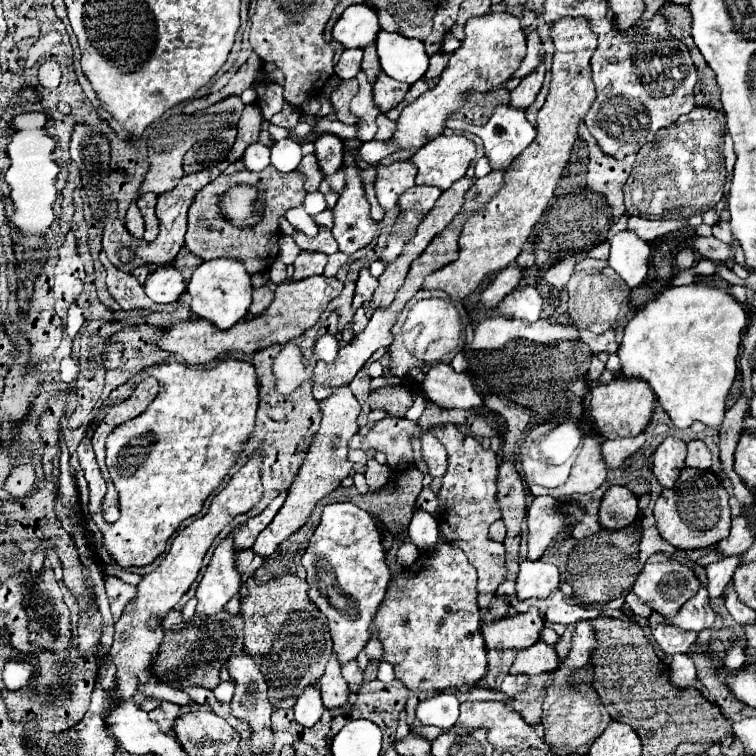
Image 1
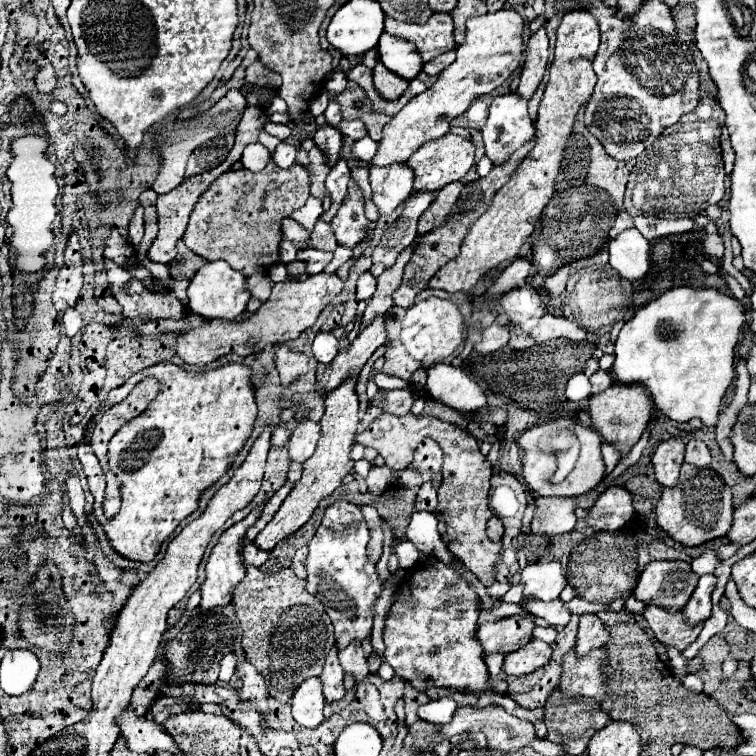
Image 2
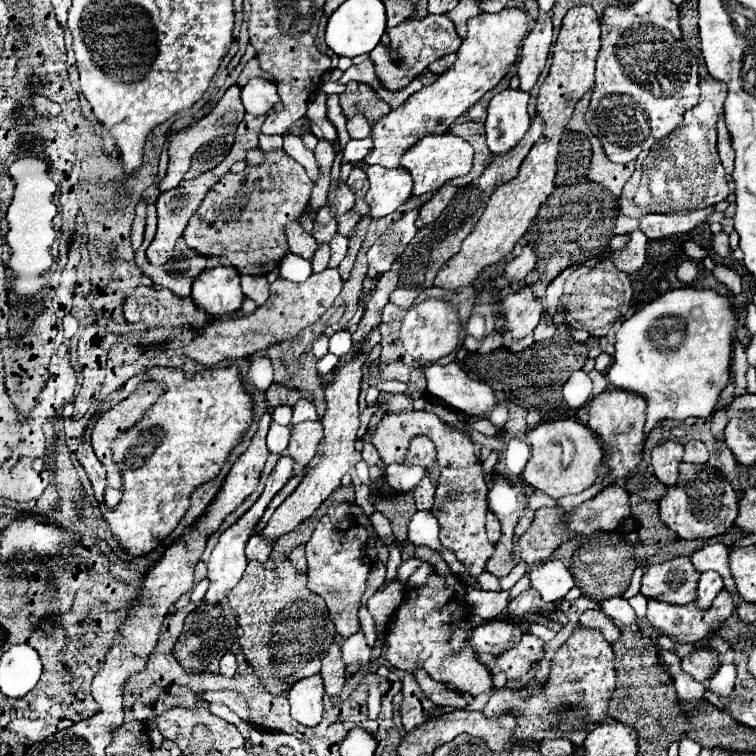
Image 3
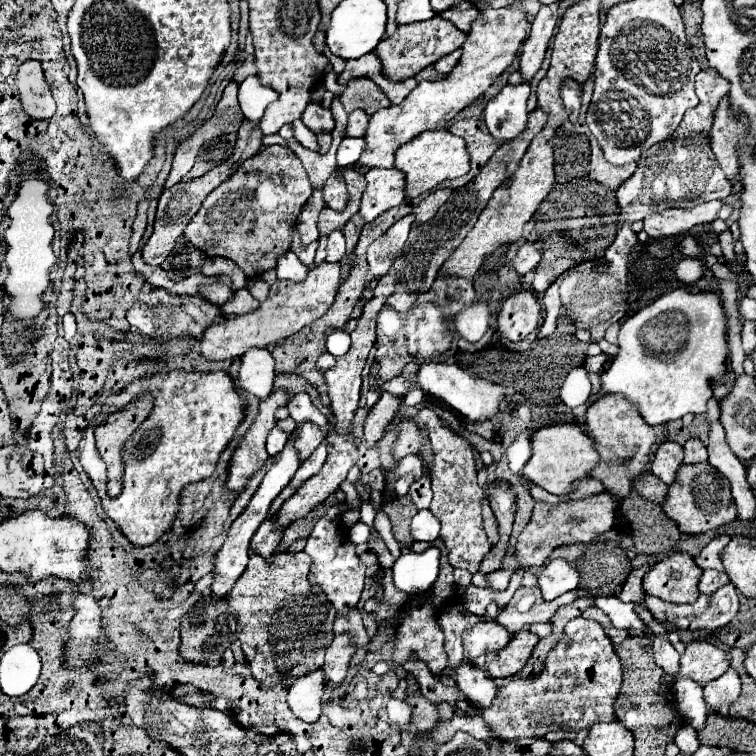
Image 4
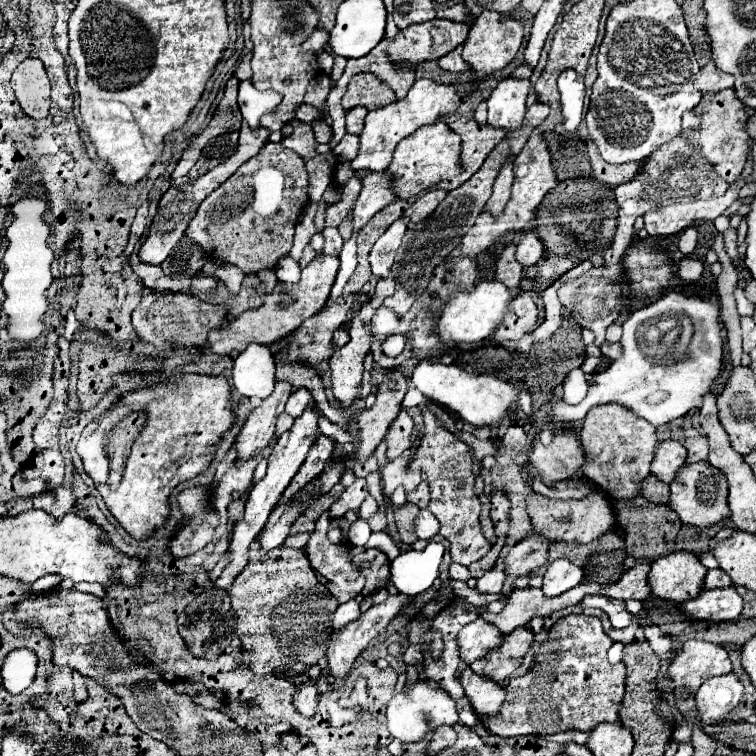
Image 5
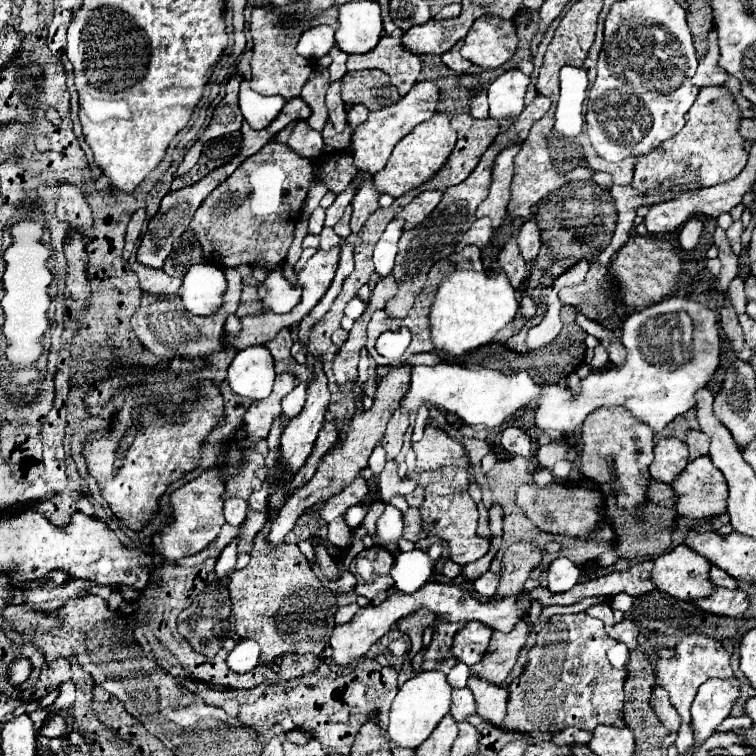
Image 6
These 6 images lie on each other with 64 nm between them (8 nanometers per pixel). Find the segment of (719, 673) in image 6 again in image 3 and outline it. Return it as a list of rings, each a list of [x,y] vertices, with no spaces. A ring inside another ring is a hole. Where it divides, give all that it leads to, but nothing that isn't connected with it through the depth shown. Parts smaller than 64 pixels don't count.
[[[696,648],[682,658],[682,670],[694,680],[706,684],[720,670],[720,654],[710,648]]]

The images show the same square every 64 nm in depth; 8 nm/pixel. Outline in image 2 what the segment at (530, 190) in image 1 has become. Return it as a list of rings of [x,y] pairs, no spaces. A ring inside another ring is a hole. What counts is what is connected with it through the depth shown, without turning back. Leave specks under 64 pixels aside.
[[[570,10],[564,14],[558,32],[556,32],[556,50],[554,60],[550,64],[550,80],[544,88],[544,96],[538,108],[536,120],[536,144],[520,164],[520,168],[512,174],[510,182],[504,184],[496,196],[492,198],[490,208],[470,226],[462,242],[460,254],[444,264],[436,276],[430,280],[430,288],[442,288],[446,292],[470,290],[478,282],[478,278],[496,268],[504,260],[516,258],[522,242],[532,234],[532,220],[540,216],[542,208],[548,204],[554,194],[554,184],[558,176],[558,168],[562,162],[566,140],[572,134],[572,124],[578,108],[590,100],[596,74],[592,70],[594,56],[600,44],[600,30],[596,18],[586,10]]]

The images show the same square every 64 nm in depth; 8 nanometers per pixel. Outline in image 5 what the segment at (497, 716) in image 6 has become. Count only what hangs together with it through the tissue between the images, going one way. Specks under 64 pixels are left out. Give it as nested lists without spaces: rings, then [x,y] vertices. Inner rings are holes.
[[[470,668],[464,670],[464,676],[460,680],[464,686],[464,692],[470,696],[472,708],[478,716],[496,716],[500,714],[500,708],[506,698],[506,690],[498,686],[496,682],[474,674]]]

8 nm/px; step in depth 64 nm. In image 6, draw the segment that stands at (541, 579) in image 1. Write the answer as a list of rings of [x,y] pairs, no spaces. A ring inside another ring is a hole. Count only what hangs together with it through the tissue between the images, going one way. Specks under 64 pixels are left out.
[[[564,556],[556,558],[548,568],[548,590],[554,594],[570,590],[580,578],[580,570]]]

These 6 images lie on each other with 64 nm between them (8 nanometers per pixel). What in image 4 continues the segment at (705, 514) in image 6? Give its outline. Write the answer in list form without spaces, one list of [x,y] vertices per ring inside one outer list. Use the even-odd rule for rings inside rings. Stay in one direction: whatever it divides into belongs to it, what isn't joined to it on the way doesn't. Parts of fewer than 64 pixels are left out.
[[[708,462],[682,464],[678,468],[676,480],[670,486],[668,500],[662,506],[664,506],[664,512],[668,516],[672,516],[676,520],[678,528],[686,534],[700,534],[706,530],[714,530],[714,528],[720,528],[736,518],[736,508],[732,508],[730,484]]]

